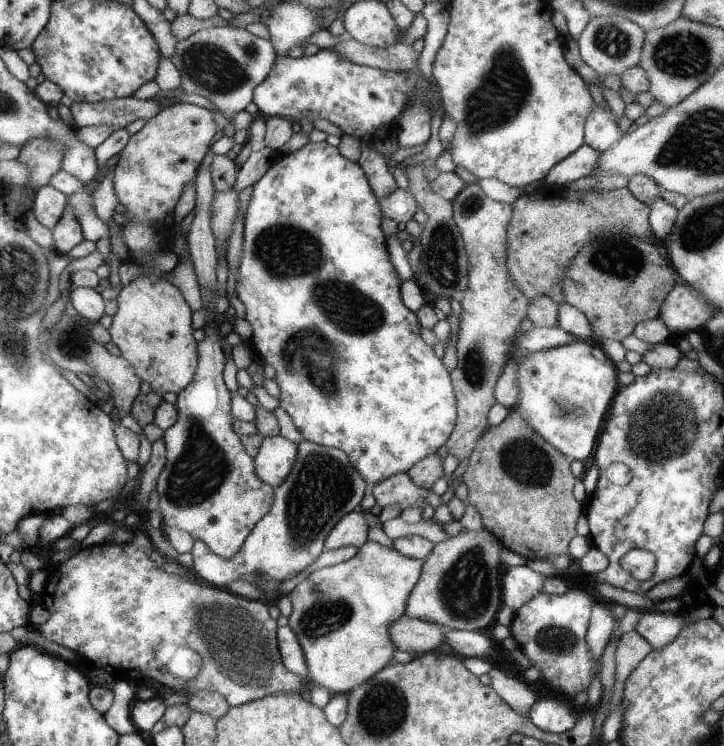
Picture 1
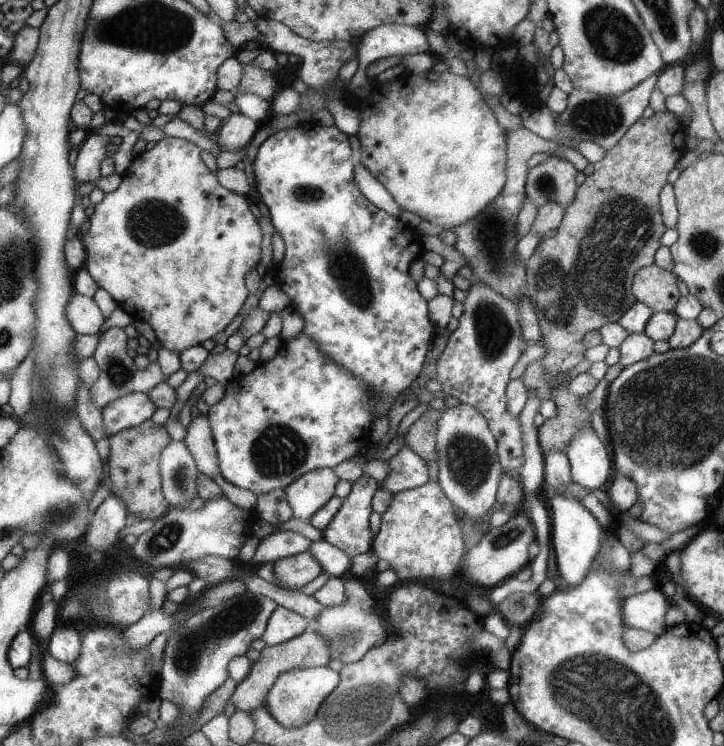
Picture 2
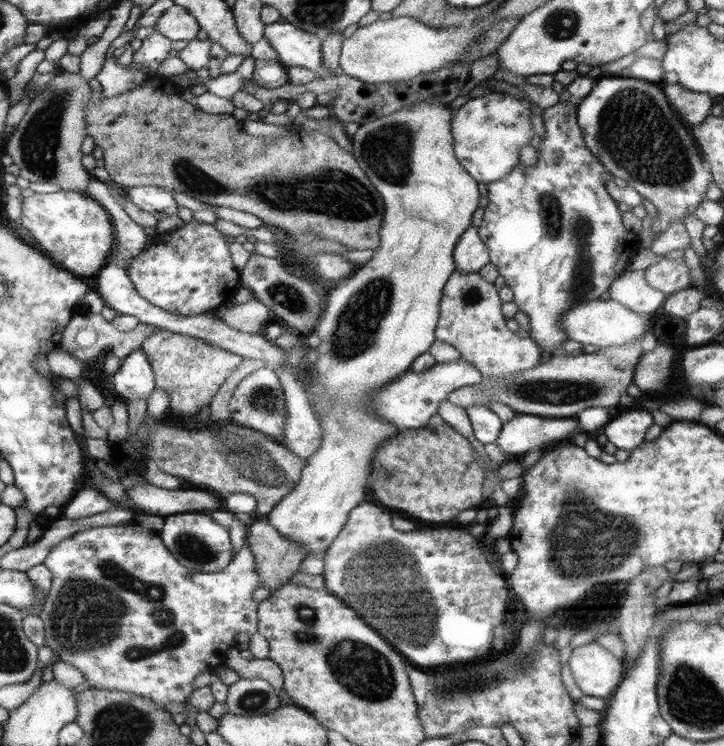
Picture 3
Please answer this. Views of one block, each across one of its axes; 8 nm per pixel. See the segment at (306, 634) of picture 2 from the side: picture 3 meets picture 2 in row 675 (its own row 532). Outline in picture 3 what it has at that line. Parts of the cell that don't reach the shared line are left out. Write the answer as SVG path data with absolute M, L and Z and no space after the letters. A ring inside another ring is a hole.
M256 520L247 526L247 536L245 542L249 545L253 558L255 558L255 572L260 579L259 588L279 590L281 586L290 581L290 577L296 574L302 560L305 557L305 547L297 545L293 541L287 541L279 530L264 520Z

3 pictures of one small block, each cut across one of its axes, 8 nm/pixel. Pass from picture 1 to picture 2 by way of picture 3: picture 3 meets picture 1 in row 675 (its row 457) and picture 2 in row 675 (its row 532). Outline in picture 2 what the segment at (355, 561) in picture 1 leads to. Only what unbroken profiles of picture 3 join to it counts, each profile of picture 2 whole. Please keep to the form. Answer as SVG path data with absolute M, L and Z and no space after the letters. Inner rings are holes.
M327 666L307 667L306 669L291 669L282 672L275 679L273 686L266 692L263 700L273 718L286 729L296 729L310 722L315 716L315 710L323 699L337 686L340 676Z

